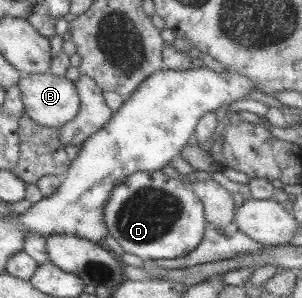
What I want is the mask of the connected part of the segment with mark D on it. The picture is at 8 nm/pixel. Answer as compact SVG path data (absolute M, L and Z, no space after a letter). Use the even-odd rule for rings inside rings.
M163 170L139 171L117 185L106 204L106 223L111 238L115 238L124 252L141 259L172 259L189 255L203 239L209 224L206 222L206 206L194 189L177 178L170 178Z

